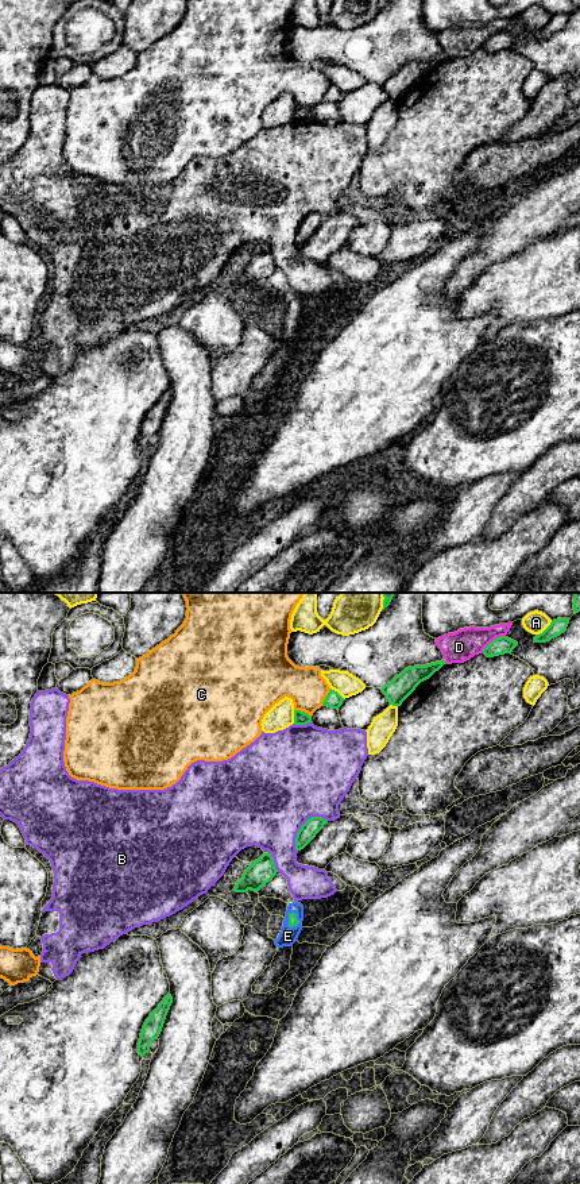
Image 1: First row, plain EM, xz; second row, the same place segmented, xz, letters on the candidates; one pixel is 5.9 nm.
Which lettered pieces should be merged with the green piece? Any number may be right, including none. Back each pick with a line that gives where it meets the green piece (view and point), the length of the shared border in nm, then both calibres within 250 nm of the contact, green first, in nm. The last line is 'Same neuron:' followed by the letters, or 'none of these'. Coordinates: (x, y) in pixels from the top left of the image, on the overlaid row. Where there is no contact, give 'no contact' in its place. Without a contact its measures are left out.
E: meets green in xz at (289, 918); contact 110 nm long; 60 nm thick on the green side, 110 nm on the other
Same neuron: E

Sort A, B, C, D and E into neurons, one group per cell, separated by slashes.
A / B D / C / E

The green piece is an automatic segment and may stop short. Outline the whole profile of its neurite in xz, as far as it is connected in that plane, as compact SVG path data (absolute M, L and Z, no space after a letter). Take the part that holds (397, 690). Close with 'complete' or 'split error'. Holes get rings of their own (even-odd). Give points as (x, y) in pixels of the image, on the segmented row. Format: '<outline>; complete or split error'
M445 660L426 666L407 667L380 690L388 699L390 705L401 706L421 682L429 679L444 664L446 664Z; complete

